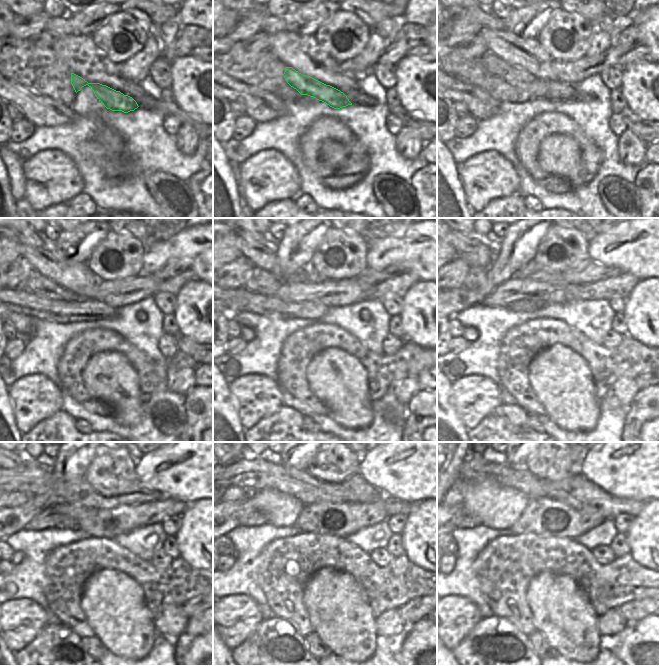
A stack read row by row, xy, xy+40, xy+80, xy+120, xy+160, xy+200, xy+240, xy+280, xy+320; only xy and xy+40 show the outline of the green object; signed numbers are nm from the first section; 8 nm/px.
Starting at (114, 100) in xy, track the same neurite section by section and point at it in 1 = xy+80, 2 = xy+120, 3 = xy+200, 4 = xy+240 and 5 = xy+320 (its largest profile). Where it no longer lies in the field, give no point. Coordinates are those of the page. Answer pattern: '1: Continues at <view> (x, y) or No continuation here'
1: Continues at xy+80 (493, 65)
2: Continues at xy+120 (36, 283)
3: Continues at xy+200 (476, 278)
4: Continues at xy+240 (17, 498)
5: Continues at xy+320 (457, 495)

